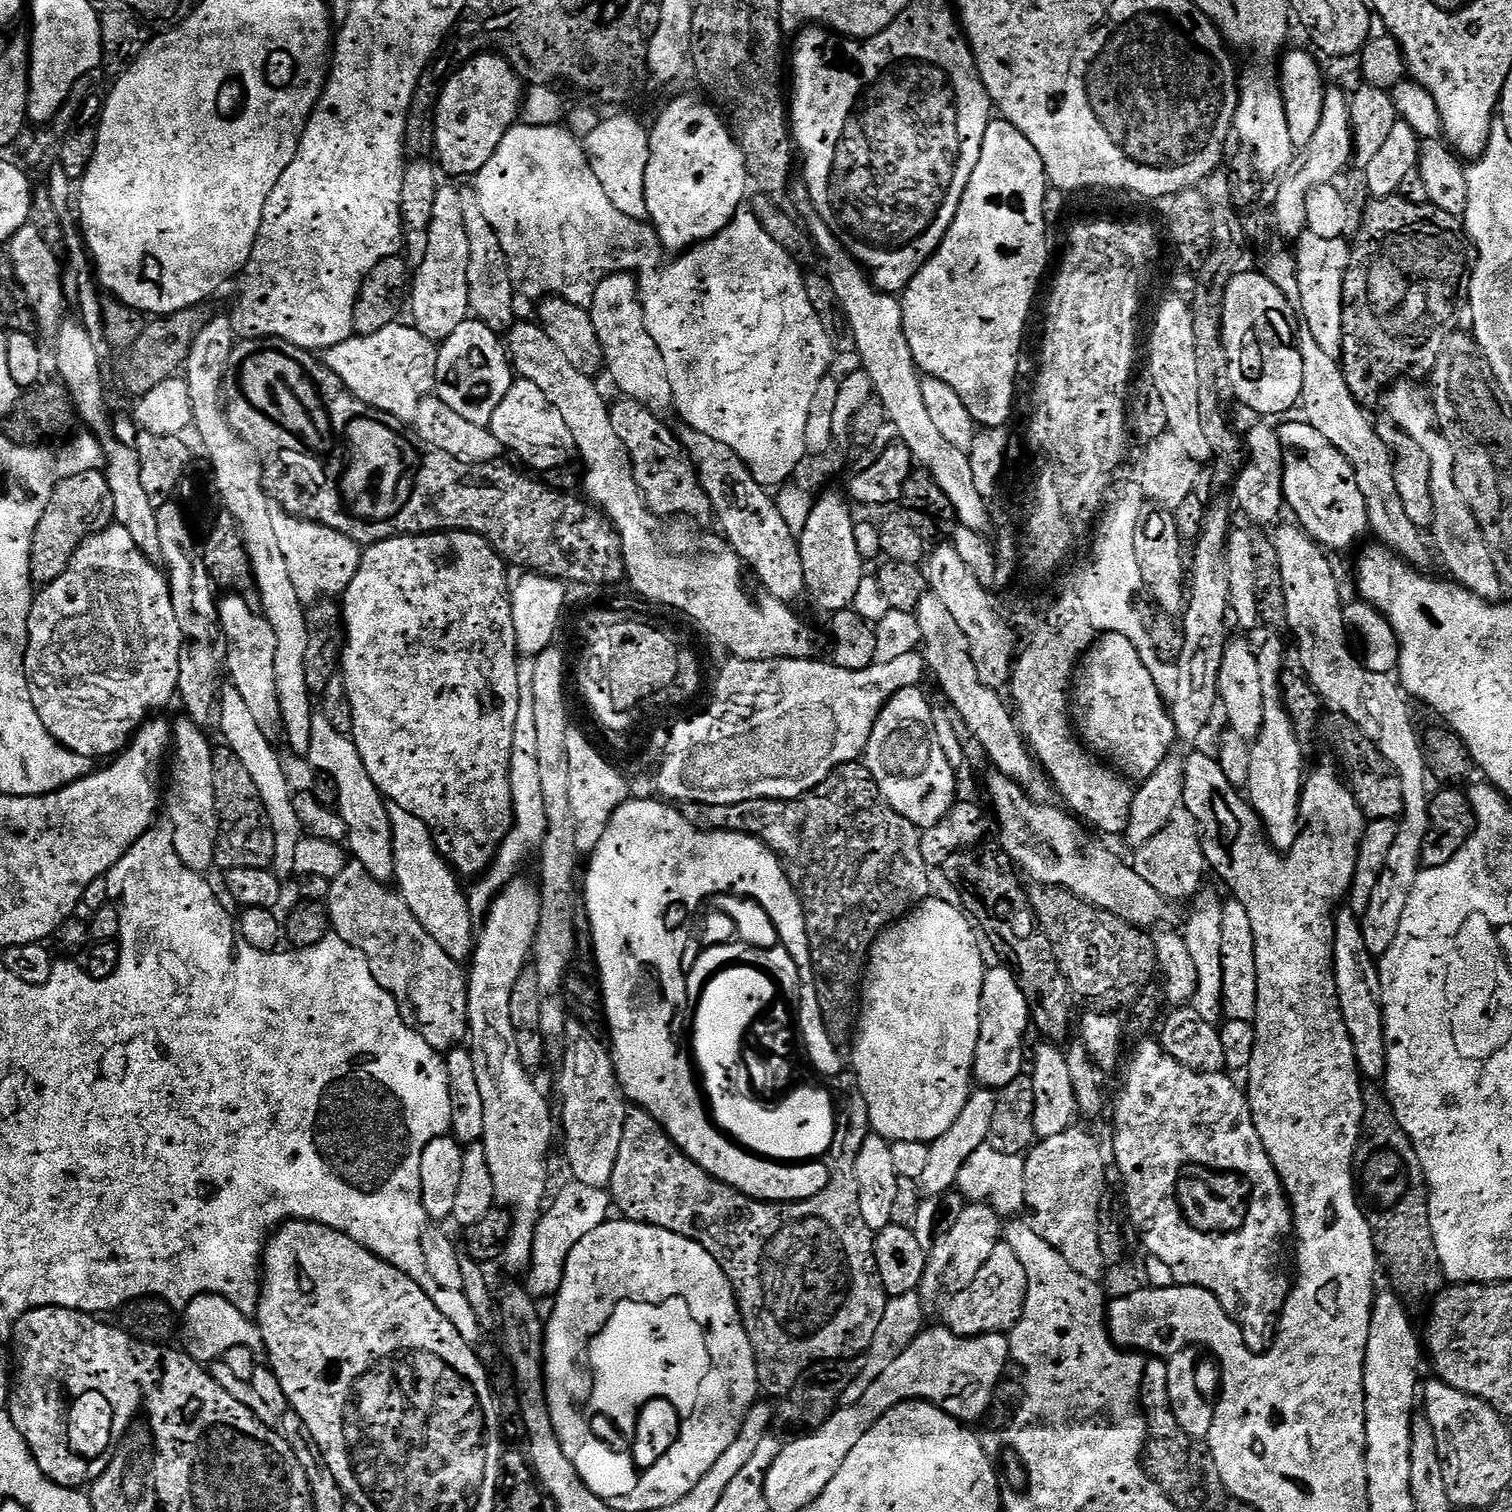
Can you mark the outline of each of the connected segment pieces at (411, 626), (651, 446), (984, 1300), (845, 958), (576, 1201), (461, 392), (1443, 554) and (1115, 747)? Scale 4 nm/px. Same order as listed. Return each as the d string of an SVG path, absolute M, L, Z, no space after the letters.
M433 532L431 534L421 534L418 536L395 536L389 540L383 540L377 544L367 545L363 549L360 568L354 574L354 578L350 582L350 586L342 593L342 611L344 613L344 655L342 657L342 679L344 681L344 689L348 691L350 698L350 706L354 710L354 726L352 727L352 740L356 743L358 754L362 758L362 762L366 766L366 774L370 774L370 778L374 782L374 786L378 786L378 790L391 803L402 806L402 810L406 810L410 814L414 814L414 818L422 818L422 822L426 822L428 827L435 832L436 848L444 856L444 859L452 865L453 869L461 877L472 876L479 877L488 871L489 865L495 858L500 843L503 842L504 836L512 828L512 790L510 788L510 754L514 746L514 722L518 718L518 649L516 646L516 635L514 634L514 614L512 613L512 597L510 595L510 579L508 580L509 569L506 567L506 561L488 541L483 540L478 534L473 532Z
M616 398L616 401L613 399L608 413L614 431L618 438L622 438L630 454L634 478L638 482L646 506L653 514L668 518L673 514L680 514L676 512L692 512L699 504L707 505L708 496L701 489L700 480L696 477L696 467L681 446L677 433L671 432L660 421L663 419L657 413L651 412L645 404L627 398Z
M1007 1242L996 1245L994 1254L986 1261L986 1266L978 1270L978 1278L972 1285L951 1297L943 1305L943 1323L956 1336L985 1336L988 1332L1007 1333L1022 1318L1024 1303L1028 1293L1028 1279L1018 1254Z
M860 762L838 766L835 772L831 772L815 790L807 792L799 800L747 800L746 802L727 804L726 806L718 806L717 804L684 804L682 811L685 818L693 826L705 832L745 832L747 836L755 836L780 859L786 878L792 883L796 893L800 895L800 901L804 907L806 934L810 938L812 969L816 975L818 1006L822 1010L822 1022L826 1026L826 1034L830 1034L830 1038L838 1046L844 1046L844 1043L847 1045L853 1039L854 1029L858 1024L858 1005L862 999L862 977L866 967L868 951L872 949L872 943L880 937L880 933L885 928L889 928L897 920L904 919L917 904L929 899L928 875L930 875L930 869L927 864L922 862L921 829L917 828L915 824L911 824L906 818L902 818L902 814L898 814L888 805L886 798L873 782L870 770Z
M568 1182L568 1185L554 1196L543 1209L536 1224L531 1266L522 1280L525 1290L534 1298L555 1297L564 1282L570 1250L574 1250L574 1246L578 1246L578 1242L582 1242L582 1238L586 1238L590 1230L598 1230L598 1226L602 1226L604 1221L609 1219L610 1209L613 1207L612 1197L605 1189L575 1182Z
M464 320L462 326L439 345L435 395L446 402L450 410L462 414L466 422L491 425L494 410L498 410L502 398L506 398L513 379L514 369L505 341L481 320Z
M1408 378L1397 379L1387 389L1389 392L1386 416L1424 451L1424 457L1428 460L1428 492L1432 496L1430 540L1434 545L1435 555L1439 563L1440 560L1444 563L1445 570L1449 572L1445 573L1455 583L1470 589L1483 600L1499 601L1503 597L1500 595L1505 595L1506 589L1500 581L1488 543L1474 514L1466 506L1462 494L1458 494L1458 486L1454 486L1454 450L1450 450L1450 442L1446 442L1446 438L1440 433L1434 410L1426 401L1425 393L1423 396L1410 381Z
M1113 632L1103 633L1103 635L1093 643L1082 666L1077 667L1072 677L1072 687L1070 689L1070 715L1074 721L1074 728L1078 733L1079 739L1083 741L1101 761L1107 762L1111 767L1115 768L1117 772L1136 782L1143 782L1147 776L1154 774L1154 770L1158 770L1160 763L1173 751L1172 743L1175 745L1178 740L1176 727L1172 721L1170 708L1166 703L1165 697L1161 696L1158 686L1154 686L1154 678L1150 678L1150 670L1146 670L1146 666L1140 660L1138 650L1132 645L1130 638L1122 638L1122 634L1114 634Z

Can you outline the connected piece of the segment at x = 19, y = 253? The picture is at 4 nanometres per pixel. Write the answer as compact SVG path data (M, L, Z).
M31 222L24 228L18 229L10 241L6 244L8 257L12 260L14 274L26 294L28 304L32 313L36 316L36 323L39 331L45 332L50 338L56 338L60 333L60 326L65 319L64 304L64 277L62 275L62 260L58 257L57 249L46 246L42 234L38 234Z

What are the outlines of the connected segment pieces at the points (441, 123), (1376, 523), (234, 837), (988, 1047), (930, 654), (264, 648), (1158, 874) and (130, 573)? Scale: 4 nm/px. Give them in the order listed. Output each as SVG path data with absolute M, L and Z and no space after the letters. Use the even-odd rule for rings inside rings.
M499 54L474 56L459 66L440 89L434 156L443 171L445 168L452 176L472 178L494 158L502 138L521 119L522 81Z
M1306 327L1299 329L1298 347L1302 354L1302 394L1299 407L1304 408L1303 419L1314 426L1314 430L1318 430L1318 434L1322 434L1322 438L1330 441L1350 462L1358 490L1362 490L1362 498L1366 498L1371 535L1376 535L1380 539L1377 541L1405 564L1411 564L1417 570L1431 569L1428 567L1432 560L1434 564L1433 549L1425 533L1414 522L1410 522L1406 509L1402 507L1392 453L1376 433L1373 421L1368 421L1367 414L1360 409L1363 408L1361 401L1356 400L1350 386L1346 386L1341 361L1326 354L1318 346L1318 342L1314 342L1314 334L1310 334Z
M227 746L213 751L214 762L214 798L216 813L220 819L220 833L216 839L215 867L221 870L232 868L268 868L274 858L274 830L264 813L264 803L250 778L246 766L238 759L238 754Z
M999 966L1000 968L989 967L984 974L984 981L982 982L982 1002L980 1003L980 1029L978 1030L978 1046L976 1047L976 1066L974 1069L974 1080L977 1085L993 1090L999 1090L1010 1086L1010 1082L1014 1082L1022 1075L1026 1068L1026 1060L1024 1064L1024 1035L1030 1032L1030 1021L1028 1015L1028 1003L1025 996L1022 994L1022 990L1018 986L1016 981L1016 975L1012 973L1011 968L1007 966Z
M931 590L924 593L915 610L918 626L922 630L922 655L929 673L936 675L946 699L952 703L951 711L966 722L971 739L984 747L985 757L992 759L995 771L1016 781L1037 804L1051 805L1054 800L1054 788L1047 775L1037 766L1033 755L1026 747L1020 725L1013 709L1006 703L997 689L986 686L974 670L970 646L966 634L962 634L958 622L954 622L950 610ZM1053 796L1053 800L1052 800Z
M225 595L219 601L219 623L222 636L228 640L228 661L226 676L231 687L242 694L246 707L254 713L258 726L269 738L281 727L280 703L274 686L274 649L278 647L278 638L274 638L274 630L270 622L264 619L257 609L246 606L241 596Z
M1181 806L1174 810L1166 826L1162 826L1158 834L1154 834L1154 838L1150 838L1141 848L1135 849L1134 856L1136 873L1145 882L1150 882L1150 886L1154 886L1154 890L1158 890L1158 894L1162 894L1165 900L1191 901L1201 891L1200 883L1204 880L1204 872L1206 873L1204 851L1200 845L1198 826L1188 808Z
M116 522L111 528L84 540L78 551L72 556L68 569L54 583L43 585L35 593L32 613L28 619L28 649L24 651L24 669L28 679L30 698L34 702L34 710L38 710L38 718L42 718L42 726L46 726L48 733L74 754L82 754L89 758L115 757L128 747L132 737L139 732L141 724L145 723L153 714L159 713L156 712L159 708L164 708L172 699L173 701L177 699L180 656L186 652L186 641L174 614L168 577L161 569L160 573L156 568L158 568L157 565L148 560L135 545L130 536L130 530L124 529Z

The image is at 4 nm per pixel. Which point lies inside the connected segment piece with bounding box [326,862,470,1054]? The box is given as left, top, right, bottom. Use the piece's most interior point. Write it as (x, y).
(431, 991)

